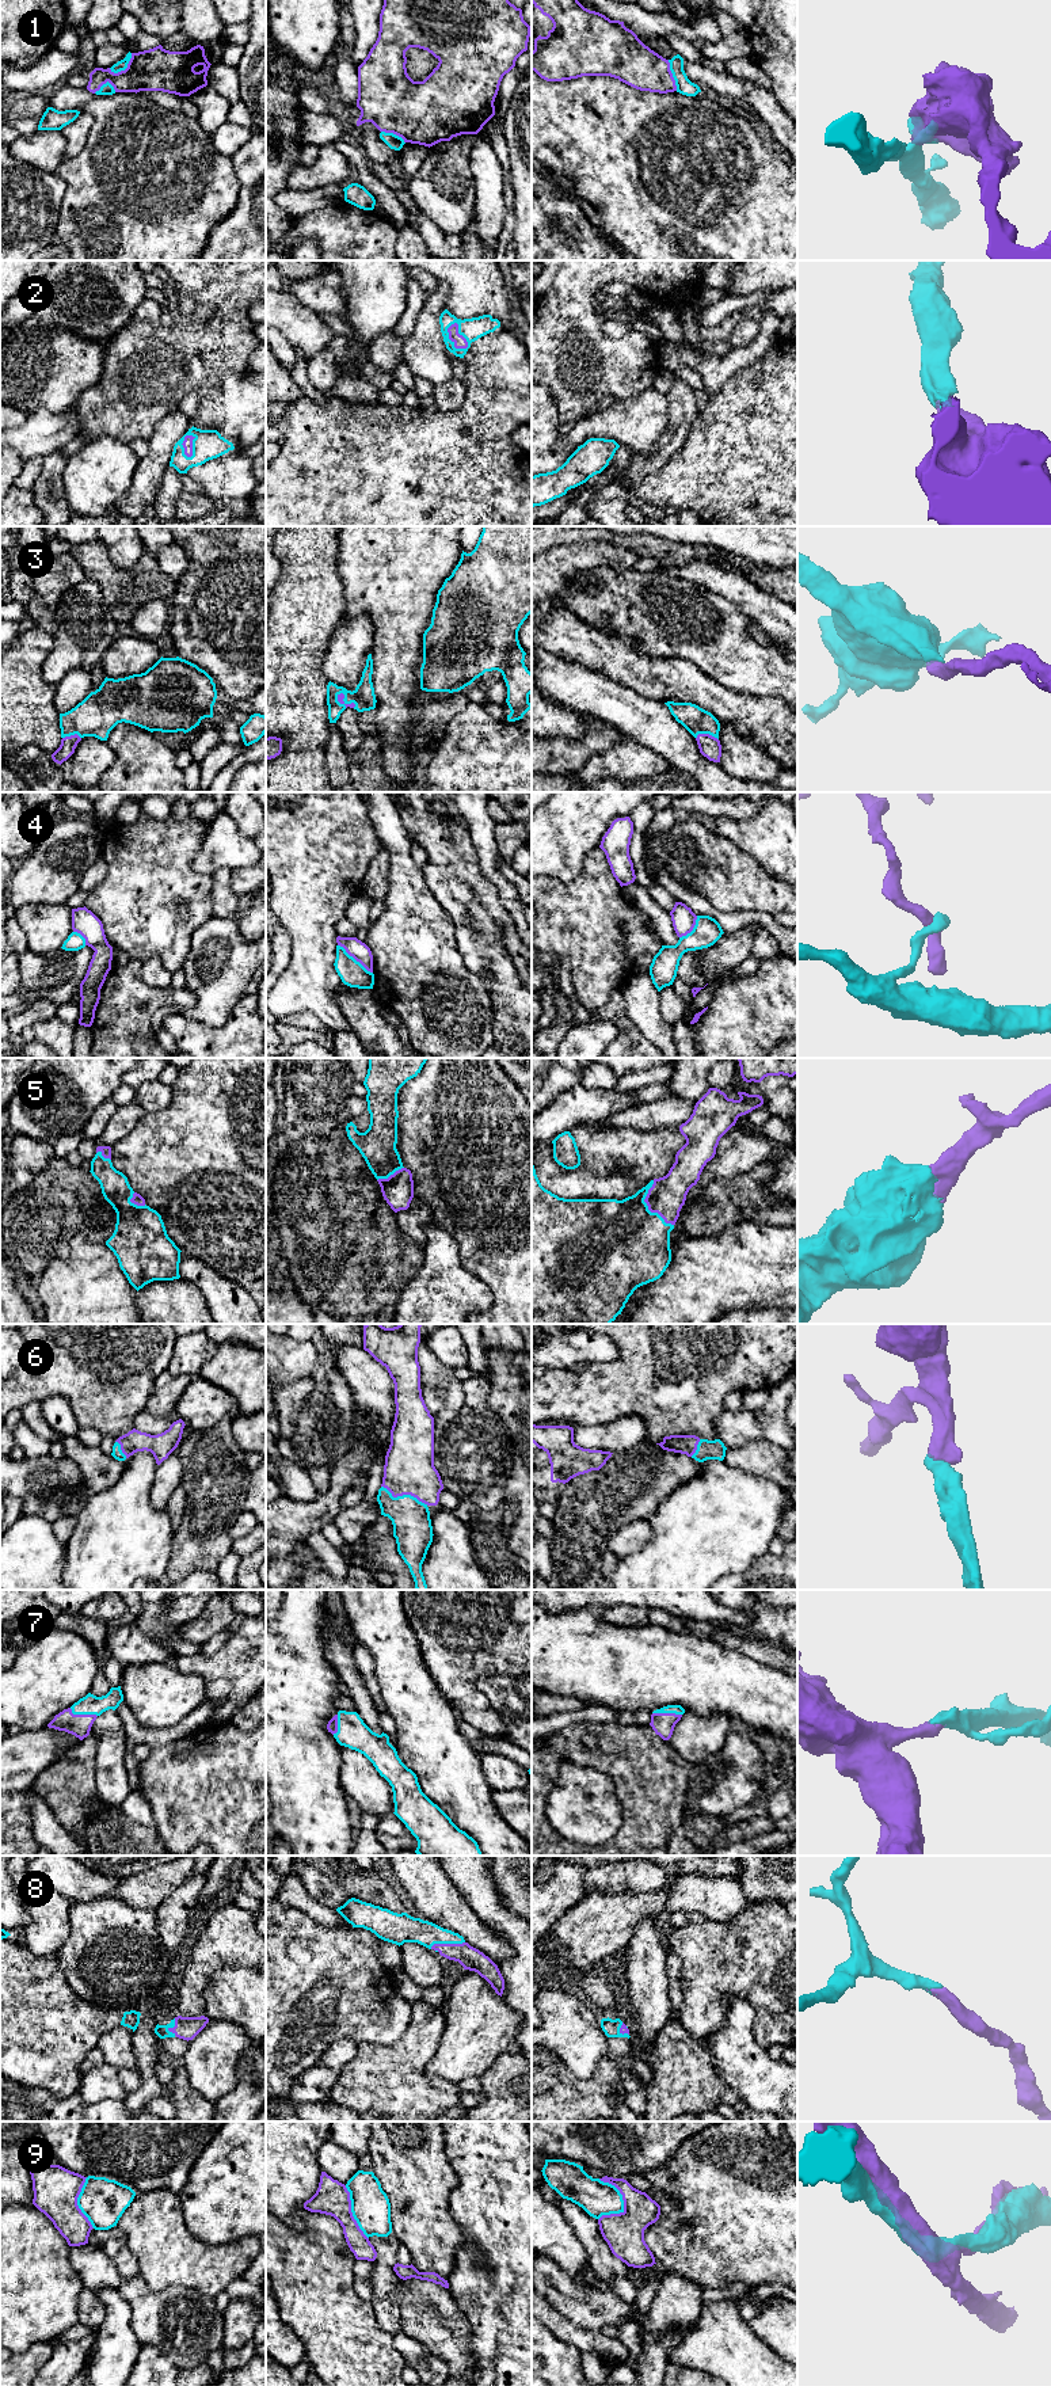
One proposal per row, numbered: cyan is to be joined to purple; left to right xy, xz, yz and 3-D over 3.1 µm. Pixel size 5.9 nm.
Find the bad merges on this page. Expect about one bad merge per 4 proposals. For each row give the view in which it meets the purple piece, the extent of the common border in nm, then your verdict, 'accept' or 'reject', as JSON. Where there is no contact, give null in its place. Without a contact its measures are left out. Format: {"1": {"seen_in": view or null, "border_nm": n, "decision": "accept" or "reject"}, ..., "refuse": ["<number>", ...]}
{"1": {"seen_in": "xy", "border_nm": 170, "decision": "reject"}, "2": {"seen_in": "xz", "border_nm": 180, "decision": "accept"}, "3": {"seen_in": "yz", "border_nm": 140, "decision": "accept"}, "4": {"seen_in": "xz", "border_nm": 260, "decision": "reject"}, "5": {"seen_in": "yz", "border_nm": 300, "decision": "accept"}, "6": {"seen_in": "xz", "border_nm": 300, "decision": "accept"}, "7": {"seen_in": "xy", "border_nm": 180, "decision": "accept"}, "8": {"seen_in": "xz", "border_nm": 220, "decision": "accept"}, "9": {"seen_in": "yz", "border_nm": 260, "decision": "reject"}, "refuse": ["1", "4", "9"]}

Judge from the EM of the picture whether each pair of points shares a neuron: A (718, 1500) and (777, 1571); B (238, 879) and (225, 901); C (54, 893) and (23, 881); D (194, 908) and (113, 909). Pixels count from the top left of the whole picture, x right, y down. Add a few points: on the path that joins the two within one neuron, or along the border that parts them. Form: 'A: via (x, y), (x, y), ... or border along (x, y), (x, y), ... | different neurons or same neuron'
A: border along (768, 1551), (760, 1555), (749, 1567), (735, 1572) | different neurons
B: border along (231, 870), (231, 889), (239, 895) | different neurons
C: via (46, 885), (42, 881), (31, 881) | same neuron
D: via (175, 914), (139, 914), (133, 909) | same neuron

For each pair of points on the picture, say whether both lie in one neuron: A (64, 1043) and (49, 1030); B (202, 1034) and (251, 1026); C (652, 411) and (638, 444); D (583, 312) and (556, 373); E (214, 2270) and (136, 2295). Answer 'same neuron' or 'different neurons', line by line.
A: same neuron
B: same neuron
C: same neuron
D: same neuron
E: different neurons

